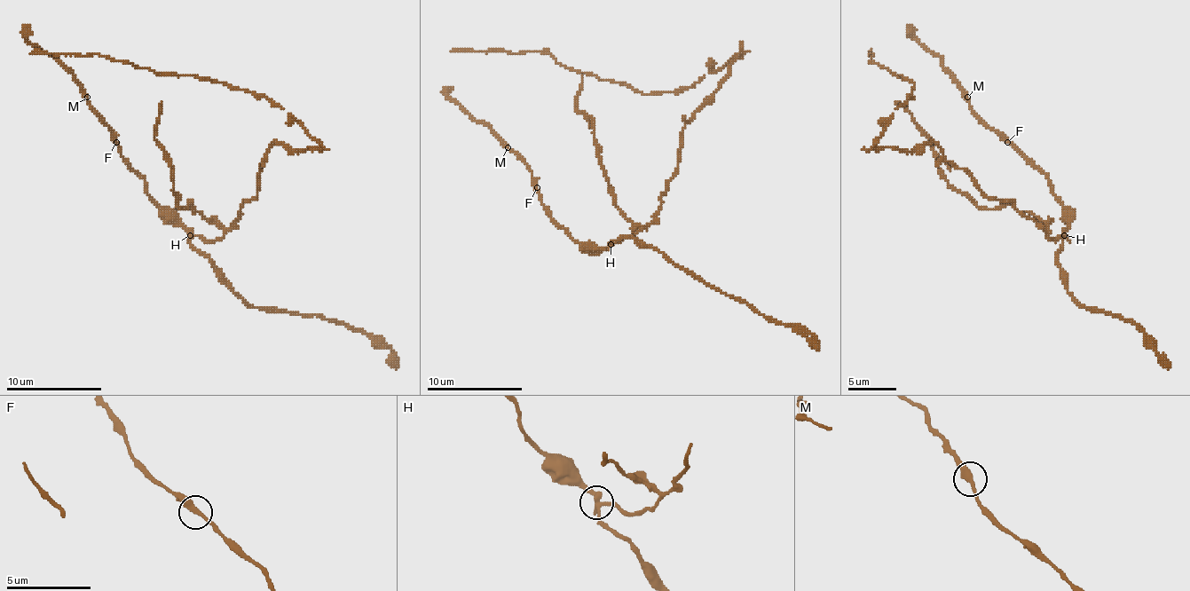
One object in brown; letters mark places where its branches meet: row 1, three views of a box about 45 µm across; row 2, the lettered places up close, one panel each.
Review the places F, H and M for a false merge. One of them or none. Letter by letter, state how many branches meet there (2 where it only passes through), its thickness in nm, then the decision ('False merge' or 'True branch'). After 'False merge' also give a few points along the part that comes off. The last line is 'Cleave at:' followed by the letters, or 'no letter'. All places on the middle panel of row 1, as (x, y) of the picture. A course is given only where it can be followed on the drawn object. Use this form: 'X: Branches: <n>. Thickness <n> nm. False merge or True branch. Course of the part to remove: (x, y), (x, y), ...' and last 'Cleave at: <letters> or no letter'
F: Branches: 3. Thickness 280 nm. True branch
H: Branches: 3. Thickness 280 nm. False merge. Course of the part to remove: (610, 245), (654, 218), (680, 132), (740, 56), (689, 87), (647, 94), (548, 53), (451, 51)
M: Branches: 2. Thickness 340 nm. True branch
Cleave at: H

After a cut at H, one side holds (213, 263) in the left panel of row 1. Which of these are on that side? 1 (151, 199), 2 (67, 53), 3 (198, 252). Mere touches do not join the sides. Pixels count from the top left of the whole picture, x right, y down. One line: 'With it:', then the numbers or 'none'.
With it: 1, 3

